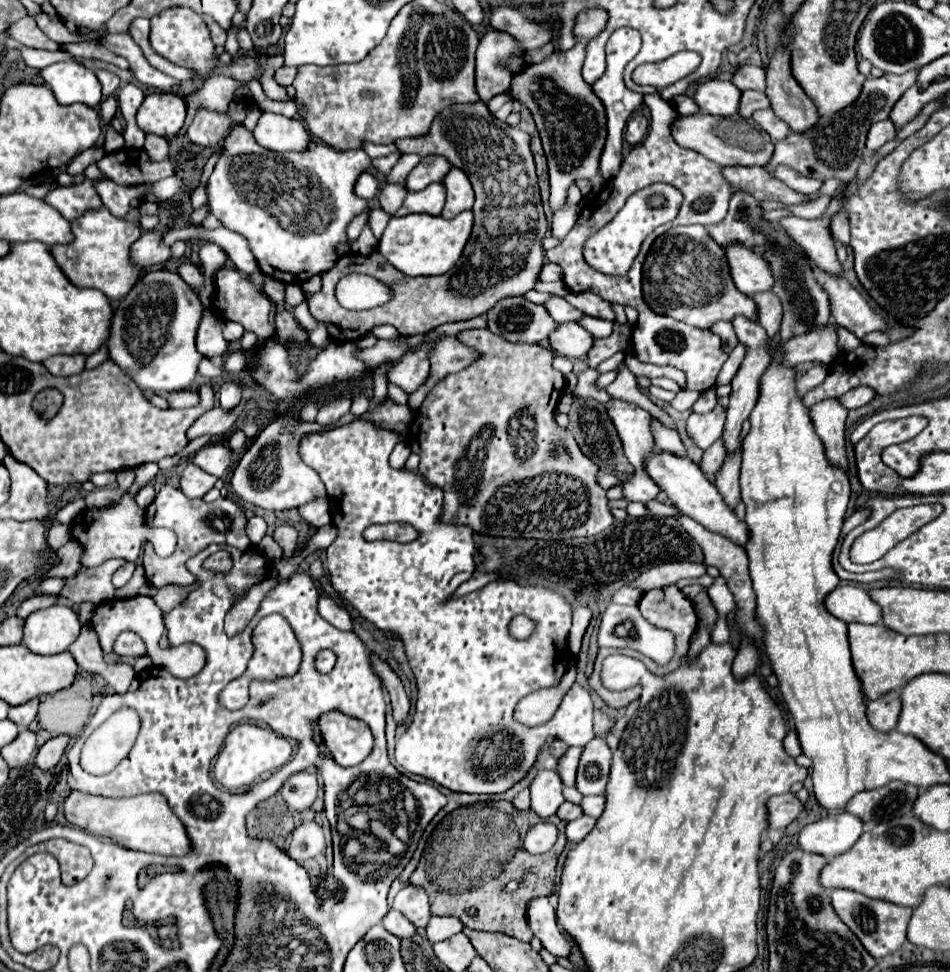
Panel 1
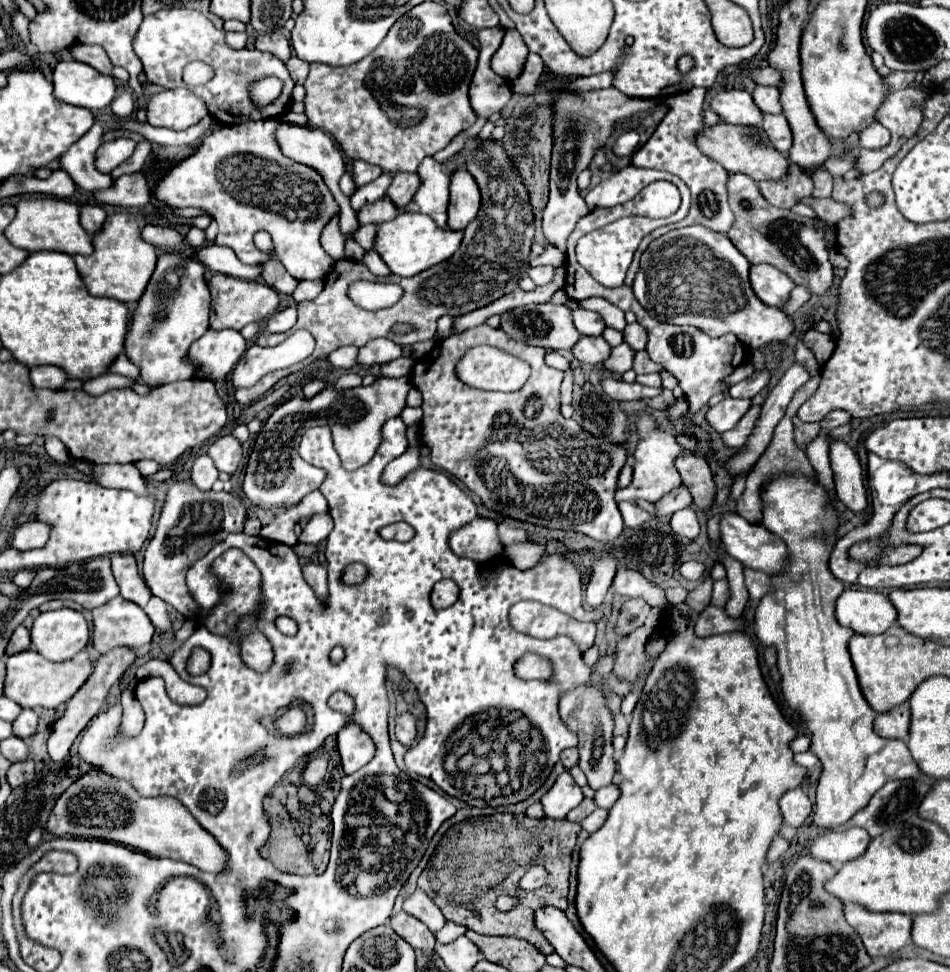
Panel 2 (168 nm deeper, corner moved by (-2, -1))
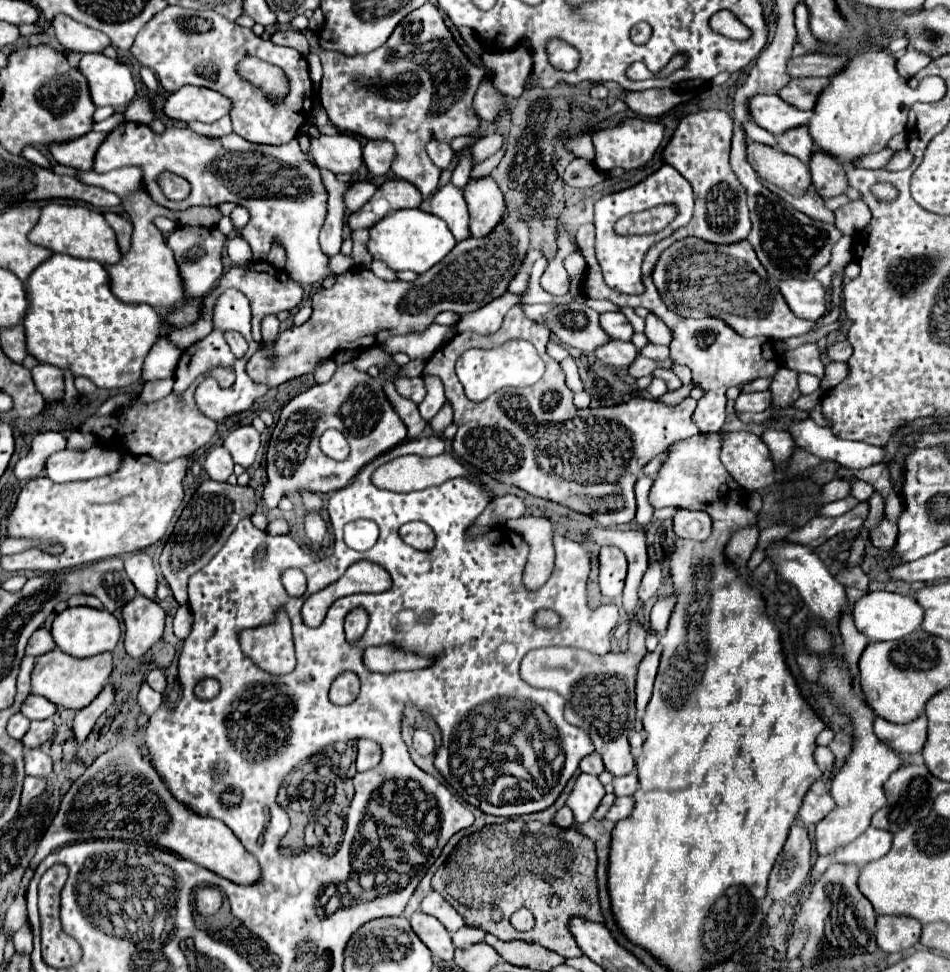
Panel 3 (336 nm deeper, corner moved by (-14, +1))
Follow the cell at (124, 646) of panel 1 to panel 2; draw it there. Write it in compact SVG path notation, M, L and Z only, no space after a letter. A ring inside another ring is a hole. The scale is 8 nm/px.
M114 648L114 650L110 650L110 652L106 652L104 656L98 658L98 662L96 662L96 666L94 666L90 678L88 678L88 680L84 682L84 686L68 700L68 706L66 706L64 716L56 722L54 732L52 732L52 736L48 738L48 754L50 754L50 758L52 758L54 762L64 760L64 756L68 754L68 750L70 750L72 742L76 740L76 736L78 736L78 734L84 730L84 726L98 714L98 710L100 710L100 706L102 706L102 700L106 698L110 686L126 672L126 668L128 668L134 660L136 660L136 652L130 650L130 648Z

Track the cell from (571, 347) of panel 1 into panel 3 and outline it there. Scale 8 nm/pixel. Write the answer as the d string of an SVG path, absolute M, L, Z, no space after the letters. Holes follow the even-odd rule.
M610 340L606 346L598 348L596 358L602 360L604 364L610 364L614 368L628 368L636 356L638 356L638 348L632 342L618 342L618 340Z

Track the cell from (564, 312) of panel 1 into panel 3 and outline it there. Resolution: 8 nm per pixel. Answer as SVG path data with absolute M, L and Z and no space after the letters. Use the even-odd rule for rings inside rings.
M604 312L604 314L600 314L600 322L602 322L602 328L606 330L606 334L610 334L610 338L630 342L634 328L622 312Z

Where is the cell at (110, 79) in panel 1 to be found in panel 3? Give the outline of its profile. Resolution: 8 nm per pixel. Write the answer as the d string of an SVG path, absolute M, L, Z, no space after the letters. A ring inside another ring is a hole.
M58 14L52 22L56 30L58 42L66 50L76 52L100 52L104 46L110 44L110 38L98 30L90 30L90 26L72 20L66 14Z

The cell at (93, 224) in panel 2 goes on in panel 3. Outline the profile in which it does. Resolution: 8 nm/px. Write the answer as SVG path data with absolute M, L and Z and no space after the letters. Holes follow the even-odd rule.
M106 212L104 218L108 220L108 224L112 226L112 230L116 232L116 240L120 244L122 254L126 254L130 250L130 236L132 236L132 222L124 220L120 214L114 212Z

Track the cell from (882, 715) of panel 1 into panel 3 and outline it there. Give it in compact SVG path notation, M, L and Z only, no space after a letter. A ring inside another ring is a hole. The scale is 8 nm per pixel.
M926 716L908 724L890 724L884 718L874 720L874 734L896 752L916 754L926 744Z

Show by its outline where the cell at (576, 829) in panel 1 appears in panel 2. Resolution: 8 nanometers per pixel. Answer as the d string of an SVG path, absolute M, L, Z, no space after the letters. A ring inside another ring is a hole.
M596 808L588 818L584 818L584 820L580 822L580 826L582 826L582 830L586 830L588 834L592 834L592 832L596 832L596 830L606 822L606 816L608 816L608 810Z

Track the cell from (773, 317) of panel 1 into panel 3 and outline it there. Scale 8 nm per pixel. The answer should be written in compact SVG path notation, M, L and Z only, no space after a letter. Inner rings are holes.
M842 236L840 242L832 250L830 262L816 274L816 278L824 284L824 288L830 288L834 276L842 276L846 264L854 260L854 240L850 236Z

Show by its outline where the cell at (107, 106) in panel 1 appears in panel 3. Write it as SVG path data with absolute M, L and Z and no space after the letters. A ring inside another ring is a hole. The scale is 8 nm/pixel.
M90 132L84 136L78 136L74 140L62 142L62 144L52 144L50 154L58 164L70 166L70 168L80 168L80 170L92 170L94 162L94 150L102 144L102 138L106 134L102 132Z

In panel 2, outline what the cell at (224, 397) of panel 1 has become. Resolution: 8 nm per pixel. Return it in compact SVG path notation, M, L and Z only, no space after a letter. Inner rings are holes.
M296 330L274 348L260 348L252 344L232 370L232 386L236 390L254 386L264 374L302 362L312 350L314 338L306 330Z

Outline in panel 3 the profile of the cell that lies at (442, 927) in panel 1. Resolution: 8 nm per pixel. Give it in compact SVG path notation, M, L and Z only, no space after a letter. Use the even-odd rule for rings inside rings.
M464 926L460 932L454 932L454 934L452 934L452 940L454 940L456 948L470 948L470 946L474 946L476 942L482 942L484 936L486 936L484 930L472 928L472 926Z

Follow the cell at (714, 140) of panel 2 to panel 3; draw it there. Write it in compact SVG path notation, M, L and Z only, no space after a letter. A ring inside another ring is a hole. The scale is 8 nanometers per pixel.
M750 142L748 160L752 162L760 178L776 184L792 196L802 196L812 186L808 166L802 166L802 162L790 158L786 152L758 142Z

